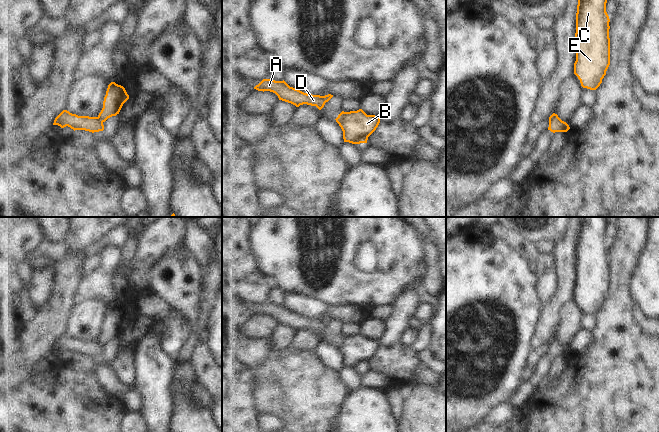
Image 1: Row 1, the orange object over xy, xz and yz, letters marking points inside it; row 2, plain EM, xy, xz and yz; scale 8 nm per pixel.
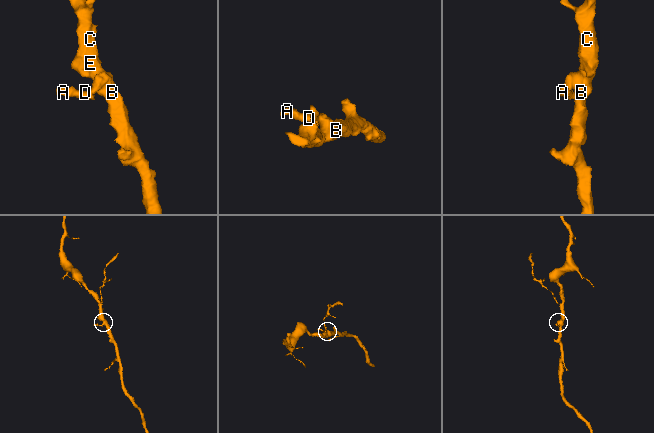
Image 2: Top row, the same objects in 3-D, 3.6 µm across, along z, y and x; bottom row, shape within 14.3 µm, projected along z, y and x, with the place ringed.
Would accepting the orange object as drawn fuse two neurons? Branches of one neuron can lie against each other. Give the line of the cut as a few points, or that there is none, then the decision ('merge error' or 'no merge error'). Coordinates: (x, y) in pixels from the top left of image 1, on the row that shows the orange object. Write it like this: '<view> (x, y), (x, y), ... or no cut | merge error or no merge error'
xy (97, 117), (102, 122) | merge error

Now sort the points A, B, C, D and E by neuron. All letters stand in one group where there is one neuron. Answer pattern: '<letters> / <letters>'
A D / B C E

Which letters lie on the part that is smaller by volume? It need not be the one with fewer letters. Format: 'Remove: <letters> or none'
Remove: A, D

